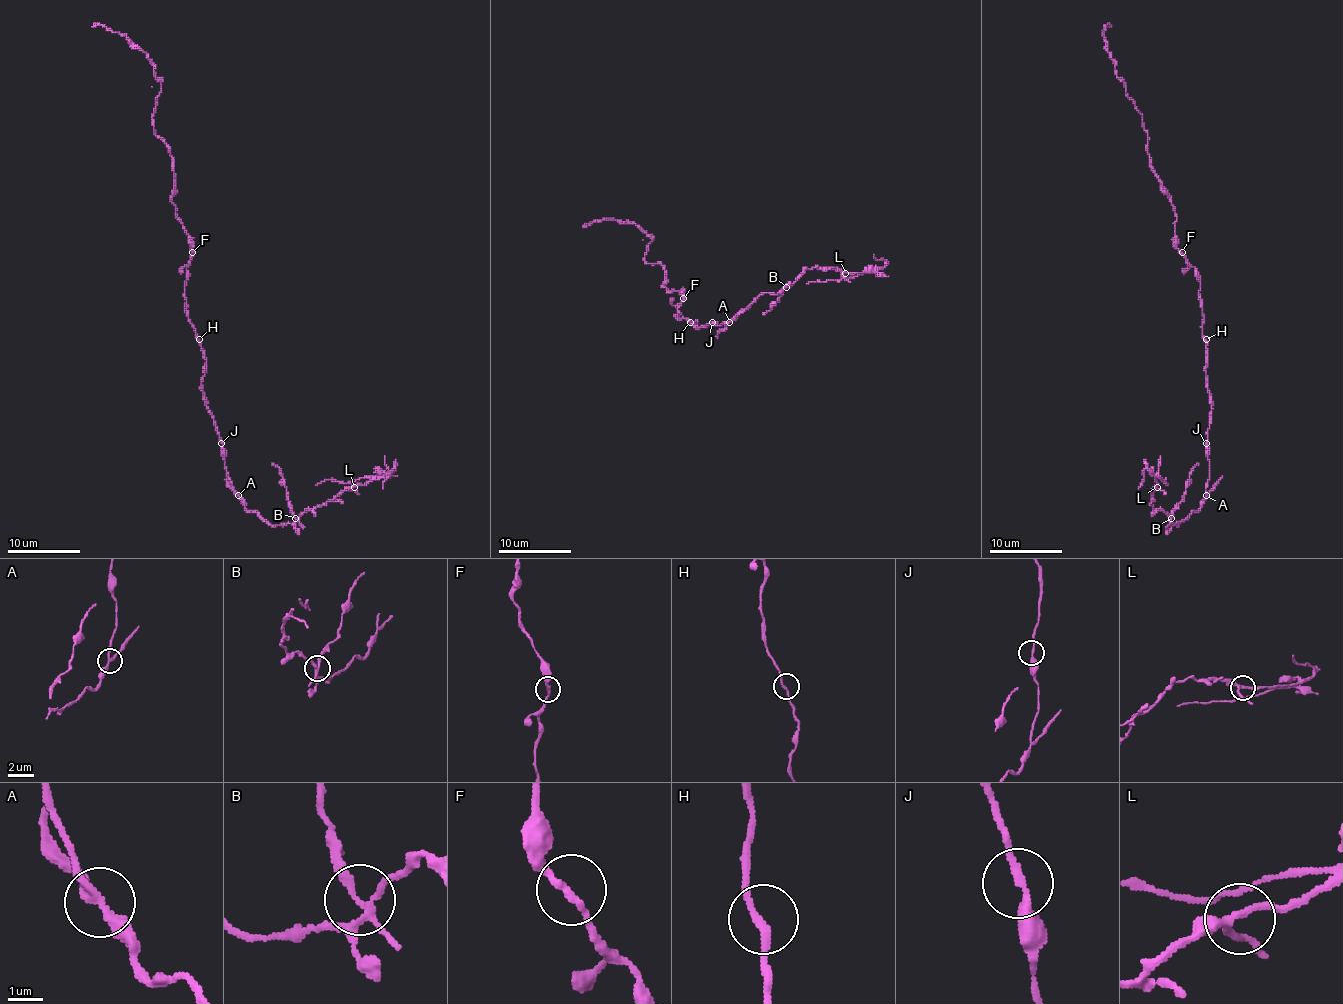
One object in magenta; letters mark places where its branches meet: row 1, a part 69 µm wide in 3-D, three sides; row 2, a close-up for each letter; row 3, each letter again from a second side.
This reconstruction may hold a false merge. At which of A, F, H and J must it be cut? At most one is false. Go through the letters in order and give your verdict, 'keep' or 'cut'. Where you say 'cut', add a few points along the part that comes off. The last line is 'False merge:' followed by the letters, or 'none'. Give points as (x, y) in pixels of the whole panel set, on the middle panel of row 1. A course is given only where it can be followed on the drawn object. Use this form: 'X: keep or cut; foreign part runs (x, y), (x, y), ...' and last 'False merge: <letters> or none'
A: cut; foreign part runs (728, 322), (765, 293), (781, 293), (806, 269), (834, 267), (845, 273), (861, 273), (839, 280), (806, 284)
F: keep
H: keep
J: keep
False merge: A

